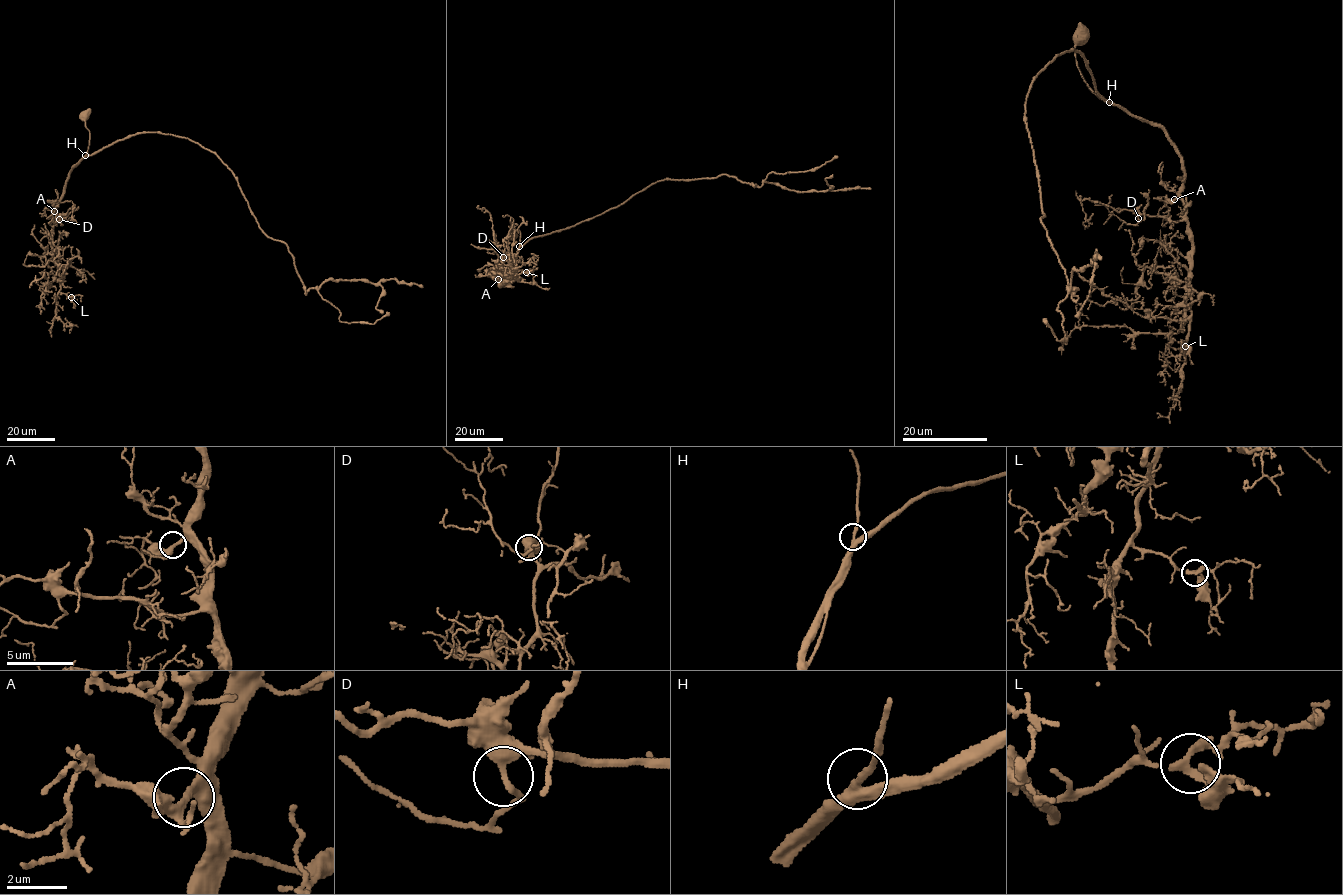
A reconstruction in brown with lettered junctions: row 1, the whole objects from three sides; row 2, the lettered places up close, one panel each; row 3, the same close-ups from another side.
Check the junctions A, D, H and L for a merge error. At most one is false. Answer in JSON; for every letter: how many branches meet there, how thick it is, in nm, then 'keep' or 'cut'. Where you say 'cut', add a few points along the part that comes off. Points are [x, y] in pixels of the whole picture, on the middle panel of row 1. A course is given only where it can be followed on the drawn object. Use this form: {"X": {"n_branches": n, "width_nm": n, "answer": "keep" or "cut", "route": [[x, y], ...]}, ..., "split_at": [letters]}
{"A": {"n_branches": 3, "width_nm": 260, "answer": "keep"}, "D": {"n_branches": 3, "width_nm": 300, "answer": "keep"}, "H": {"n_branches": 3, "width_nm": 280, "answer": "keep"}, "L": {"n_branches": 3, "width_nm": 200, "answer": "keep"}, "split_at": []}

